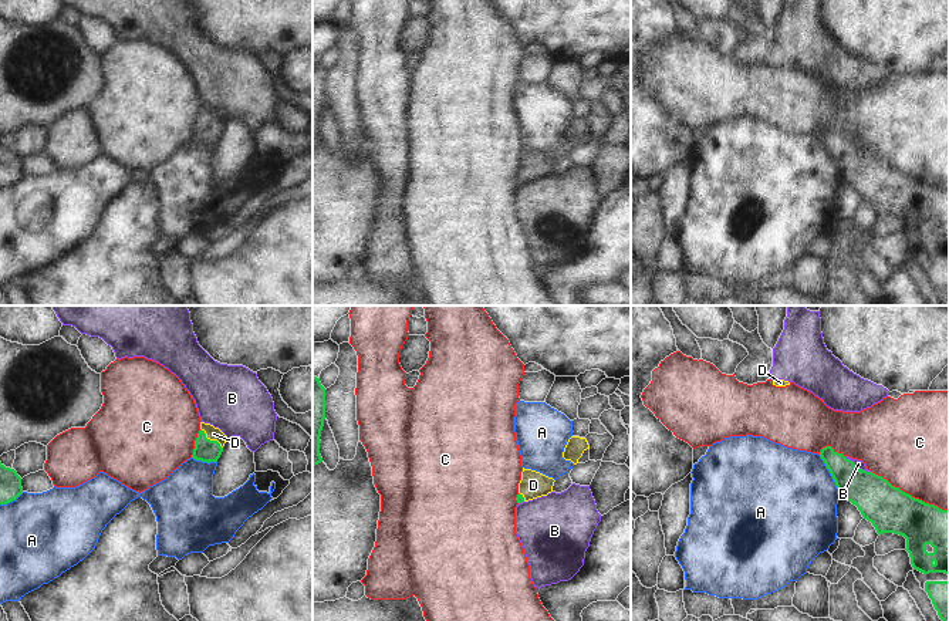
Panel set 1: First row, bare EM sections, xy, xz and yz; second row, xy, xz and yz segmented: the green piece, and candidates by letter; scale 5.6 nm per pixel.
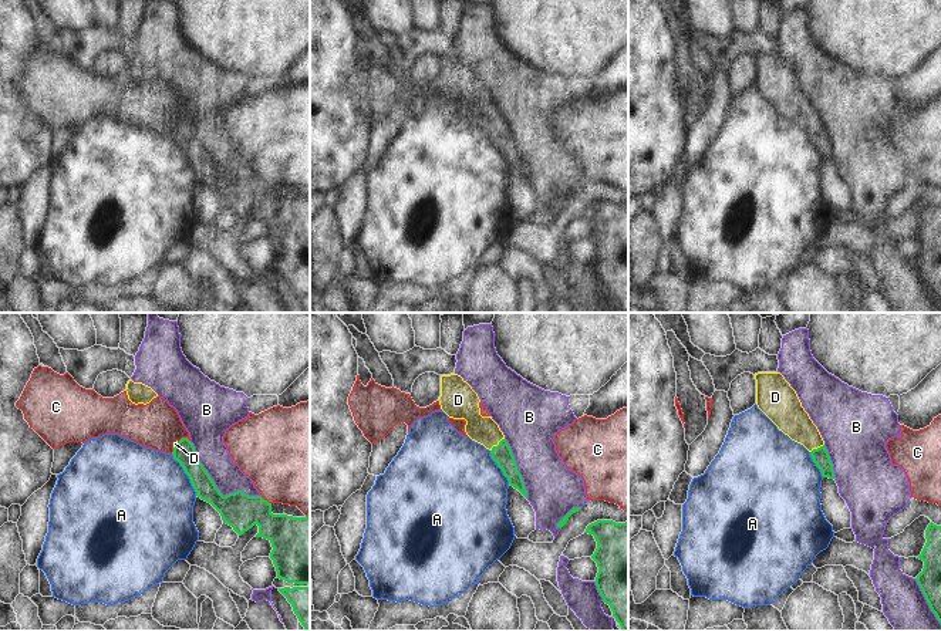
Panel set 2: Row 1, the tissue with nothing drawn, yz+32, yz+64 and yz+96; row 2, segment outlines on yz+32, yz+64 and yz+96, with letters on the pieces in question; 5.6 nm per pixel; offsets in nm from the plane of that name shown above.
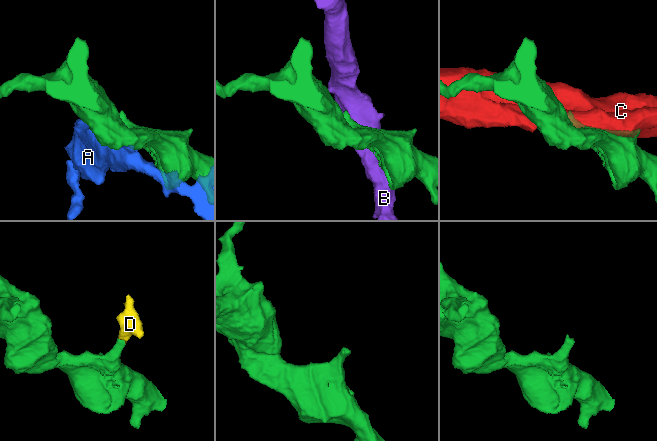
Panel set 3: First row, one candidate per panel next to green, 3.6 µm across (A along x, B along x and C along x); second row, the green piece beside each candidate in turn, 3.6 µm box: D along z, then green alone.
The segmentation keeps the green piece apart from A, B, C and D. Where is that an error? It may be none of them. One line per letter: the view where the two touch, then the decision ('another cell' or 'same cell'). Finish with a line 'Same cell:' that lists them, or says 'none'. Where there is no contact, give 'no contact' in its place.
A: meets green in yz; another cell
B: meets green in yz; another cell
C: meets green in yz; another cell
D: meets green in xy; same cell
Same cell: D

